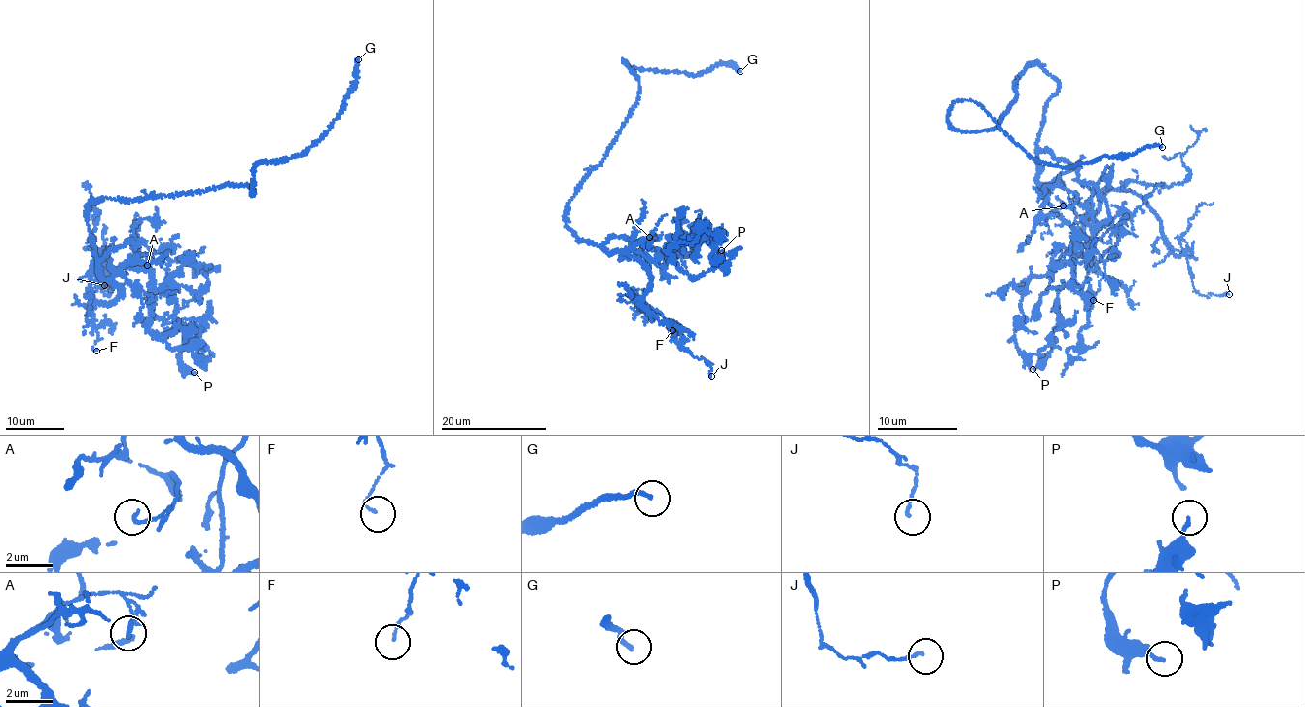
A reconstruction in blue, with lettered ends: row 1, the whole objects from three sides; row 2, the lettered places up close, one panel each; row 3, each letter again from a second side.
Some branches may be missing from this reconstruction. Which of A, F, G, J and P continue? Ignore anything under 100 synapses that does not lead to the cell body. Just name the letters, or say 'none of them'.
G

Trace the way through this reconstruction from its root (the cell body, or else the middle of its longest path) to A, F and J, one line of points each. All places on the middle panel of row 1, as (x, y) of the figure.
A: (573, 196), (565, 223), (579, 241), (598, 244), (608, 253), (627, 248), (639, 252), (652, 241), (649, 237)
F: (573, 196), (567, 227), (579, 241), (643, 265), (651, 277), (642, 303), (672, 330)
J: (573, 196), (567, 227), (579, 241), (643, 265), (649, 288), (637, 303), (633, 296), (679, 332), (711, 376)

